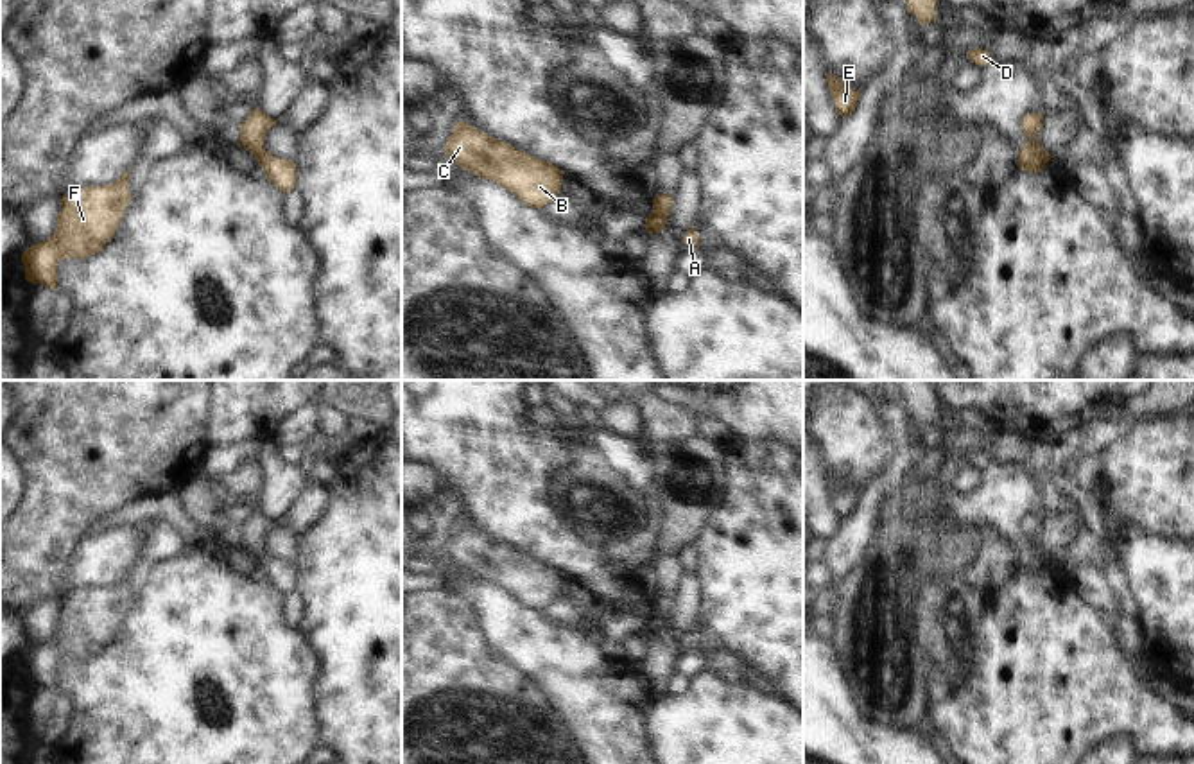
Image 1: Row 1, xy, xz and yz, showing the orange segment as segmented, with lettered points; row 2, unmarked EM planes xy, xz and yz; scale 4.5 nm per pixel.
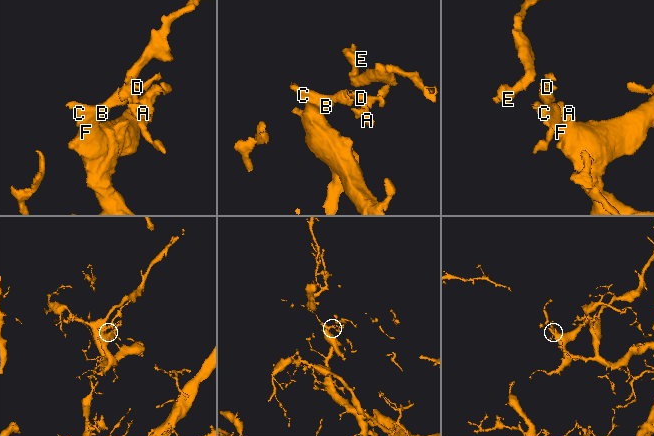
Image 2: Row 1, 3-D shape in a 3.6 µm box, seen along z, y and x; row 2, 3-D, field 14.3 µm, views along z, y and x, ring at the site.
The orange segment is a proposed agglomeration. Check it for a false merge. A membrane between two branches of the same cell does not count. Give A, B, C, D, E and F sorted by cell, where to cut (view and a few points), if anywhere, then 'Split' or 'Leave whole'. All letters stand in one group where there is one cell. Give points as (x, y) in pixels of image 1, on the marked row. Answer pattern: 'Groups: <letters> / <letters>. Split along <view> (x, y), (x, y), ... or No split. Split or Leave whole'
Groups: A / B C D E F. Split along yz (1028, 144), (1047, 160). Split.

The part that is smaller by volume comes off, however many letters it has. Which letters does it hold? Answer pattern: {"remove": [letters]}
{"remove": ["A"]}

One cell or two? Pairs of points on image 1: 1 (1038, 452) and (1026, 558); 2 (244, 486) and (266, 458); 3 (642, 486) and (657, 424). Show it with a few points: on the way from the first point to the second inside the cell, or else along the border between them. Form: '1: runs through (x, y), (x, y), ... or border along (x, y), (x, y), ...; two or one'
1: runs through (1022, 479), (1012, 490), (1012, 531); one
2: border along (217, 476), (253, 461), (260, 470), (260, 490); two
3: runs through (642, 470), (642, 449), (651, 440); one

